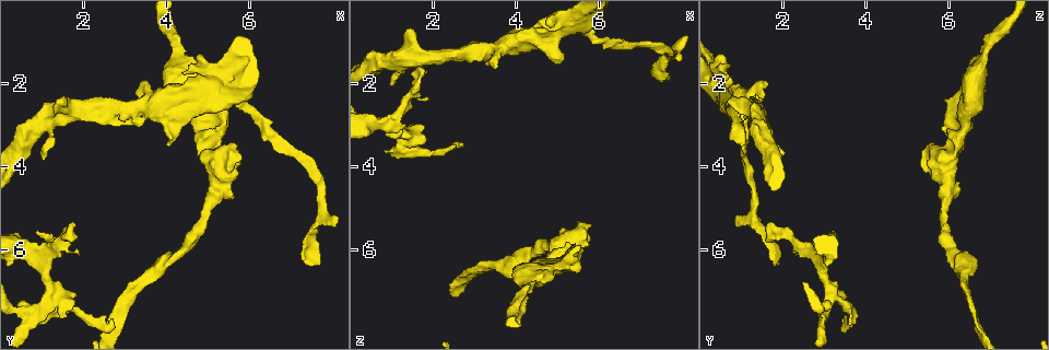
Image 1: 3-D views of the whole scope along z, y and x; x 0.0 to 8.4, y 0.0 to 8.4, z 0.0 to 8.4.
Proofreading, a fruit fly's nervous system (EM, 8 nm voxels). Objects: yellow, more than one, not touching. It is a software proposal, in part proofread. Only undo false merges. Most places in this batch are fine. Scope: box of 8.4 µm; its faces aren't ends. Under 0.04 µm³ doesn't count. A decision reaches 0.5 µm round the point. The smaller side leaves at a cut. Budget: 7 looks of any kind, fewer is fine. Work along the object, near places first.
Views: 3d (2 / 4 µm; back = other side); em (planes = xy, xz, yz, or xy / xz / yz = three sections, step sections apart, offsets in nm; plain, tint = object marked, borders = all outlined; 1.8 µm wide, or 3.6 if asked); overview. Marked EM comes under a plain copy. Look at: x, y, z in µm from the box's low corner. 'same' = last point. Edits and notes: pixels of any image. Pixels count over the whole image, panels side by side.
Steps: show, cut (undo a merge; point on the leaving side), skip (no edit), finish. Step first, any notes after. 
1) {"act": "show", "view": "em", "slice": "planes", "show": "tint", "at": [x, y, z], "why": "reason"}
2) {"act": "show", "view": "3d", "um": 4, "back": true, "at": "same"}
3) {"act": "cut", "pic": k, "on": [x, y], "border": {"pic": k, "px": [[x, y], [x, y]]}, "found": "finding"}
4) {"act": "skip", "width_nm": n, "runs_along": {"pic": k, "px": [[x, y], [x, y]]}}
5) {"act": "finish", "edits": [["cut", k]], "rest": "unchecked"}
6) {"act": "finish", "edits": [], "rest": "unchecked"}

{"act": "show", "view": "em", "slice": "planes", "show": "tint", "at": [1.10, 6.10, 2.95]}

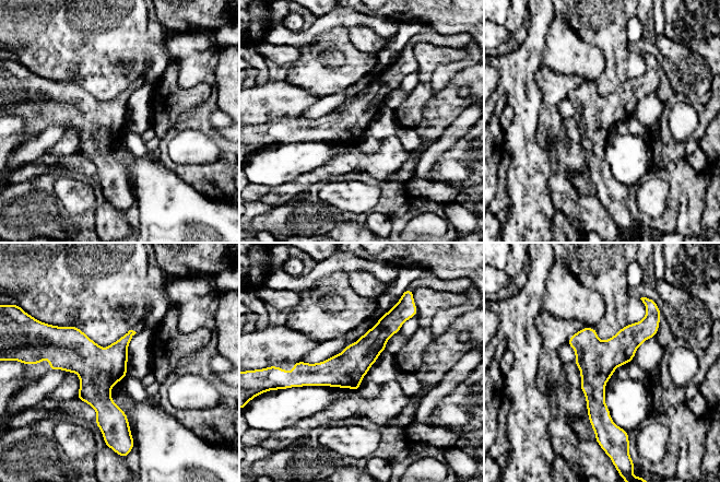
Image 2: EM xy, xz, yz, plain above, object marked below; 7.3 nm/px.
{"act": "skip", "runs_along": {"pic": 2, "px": [[648, 315], [597, 372], [601, 431]]}, "found": "all the same cell"}

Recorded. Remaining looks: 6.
{"act": "show", "view": "em", "slice": "planes", "show": "tint", "at": [3.35, 6.80, 6.35], "why": "calibre changes"}

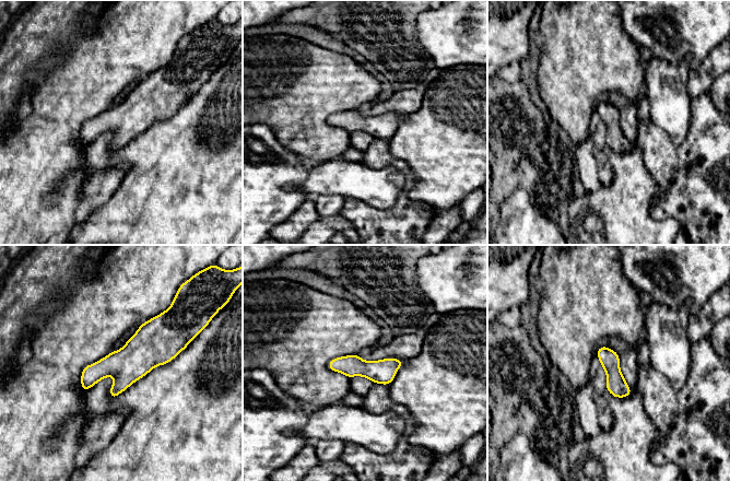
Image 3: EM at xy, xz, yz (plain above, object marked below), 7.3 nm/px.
{"act": "skip", "runs_along": {"pic": 3, "px": [[399, 363], [388, 367], [331, 366]]}, "found": "one cell here"}

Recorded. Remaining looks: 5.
{"act": "show", "view": "em", "slice": "planes", "show": "tint", "at": [5.40, 2.25, 0.60], "why": "sharp bend"}

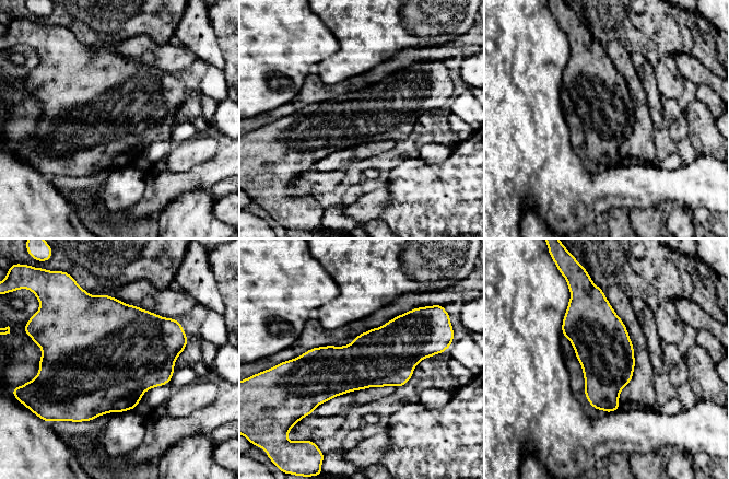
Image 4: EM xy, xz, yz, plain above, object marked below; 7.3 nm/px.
{"act": "skip", "found": "one cell here"}

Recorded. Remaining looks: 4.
{"act": "finish", "edits": [], "rest": "unchecked"}

